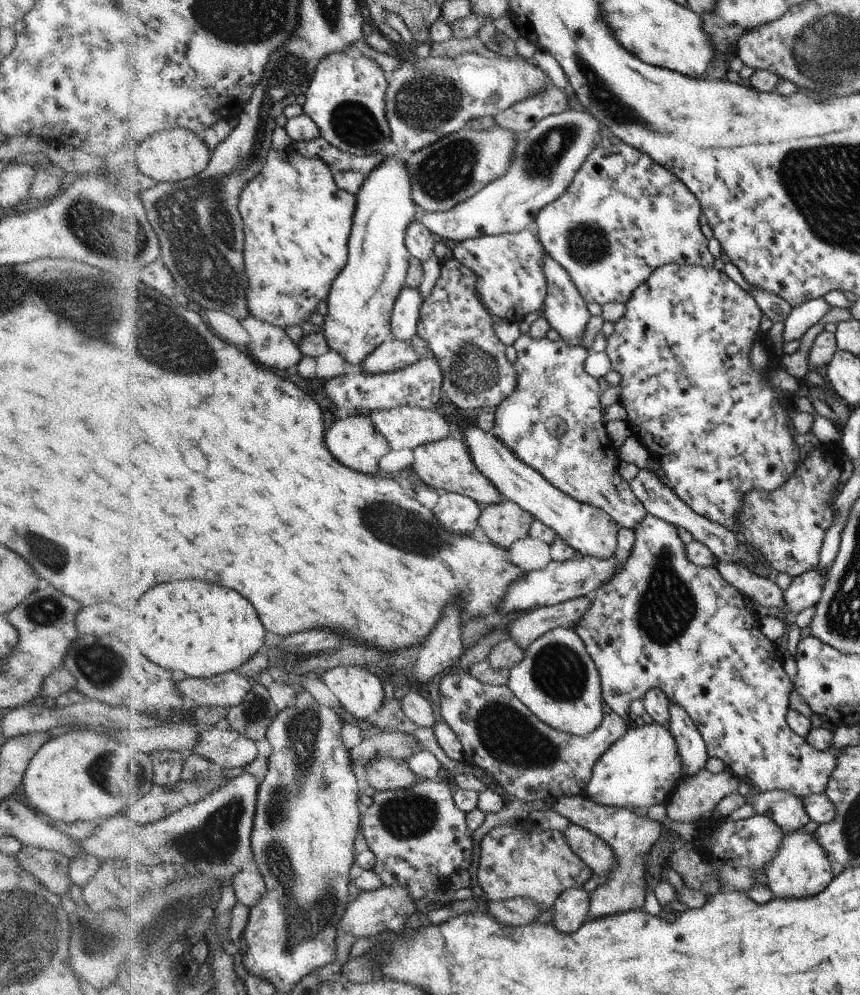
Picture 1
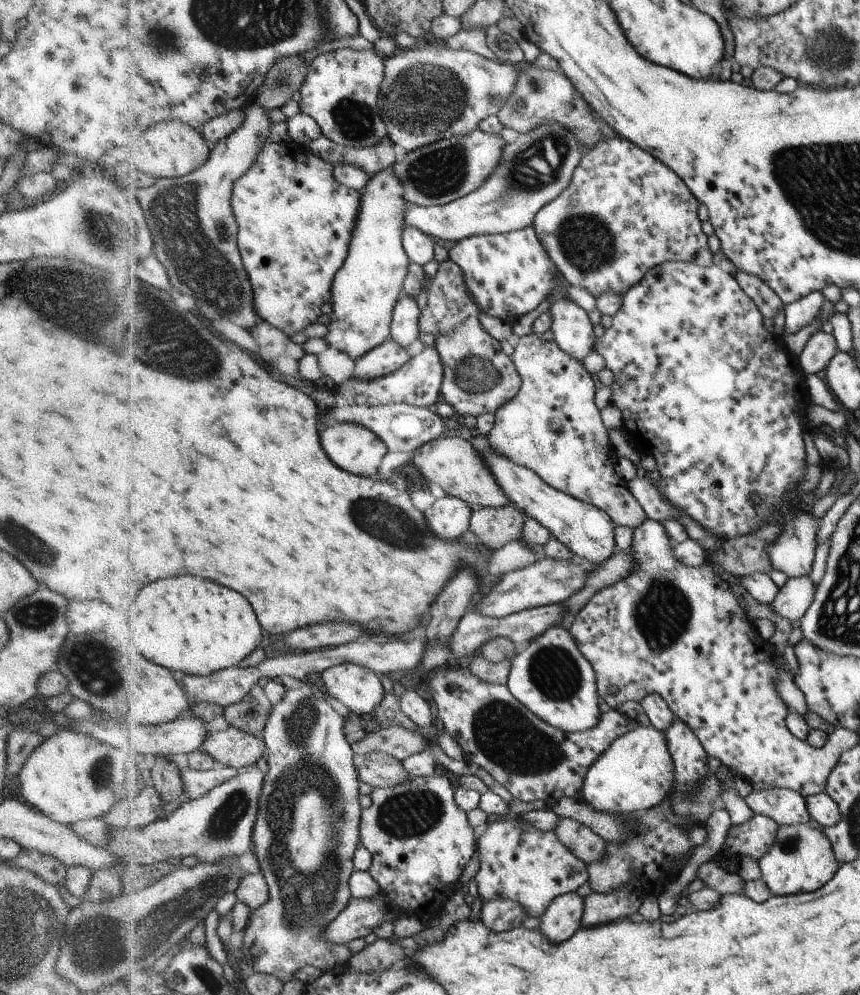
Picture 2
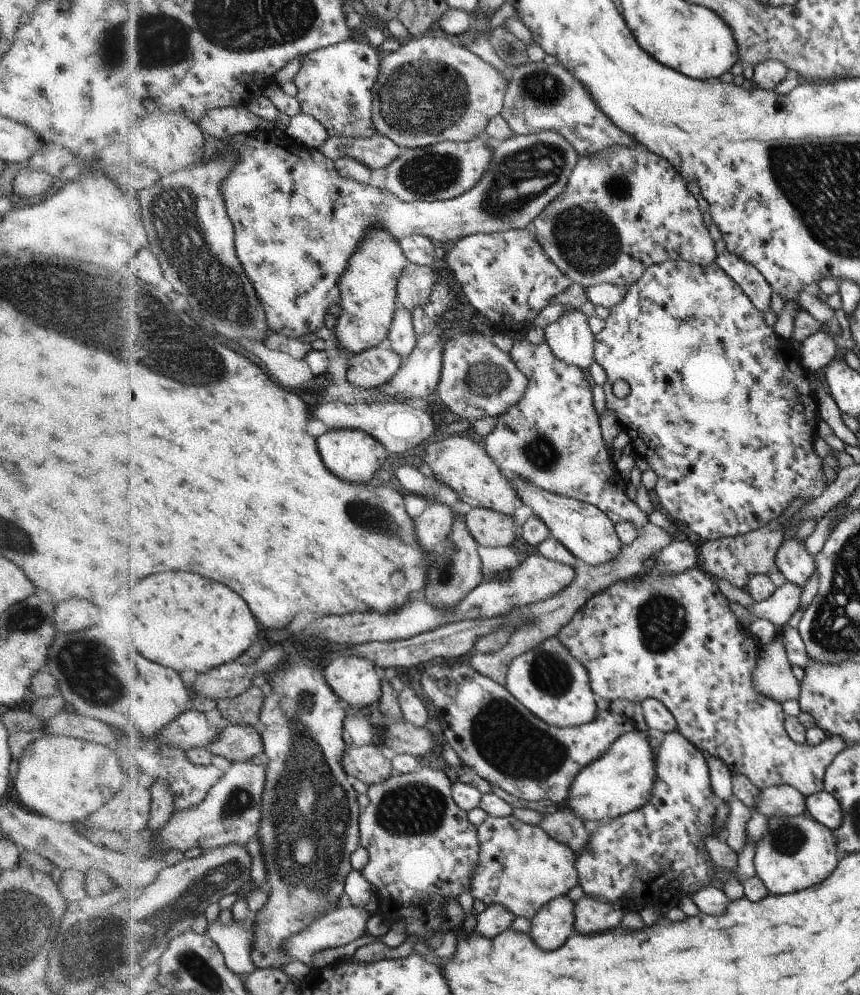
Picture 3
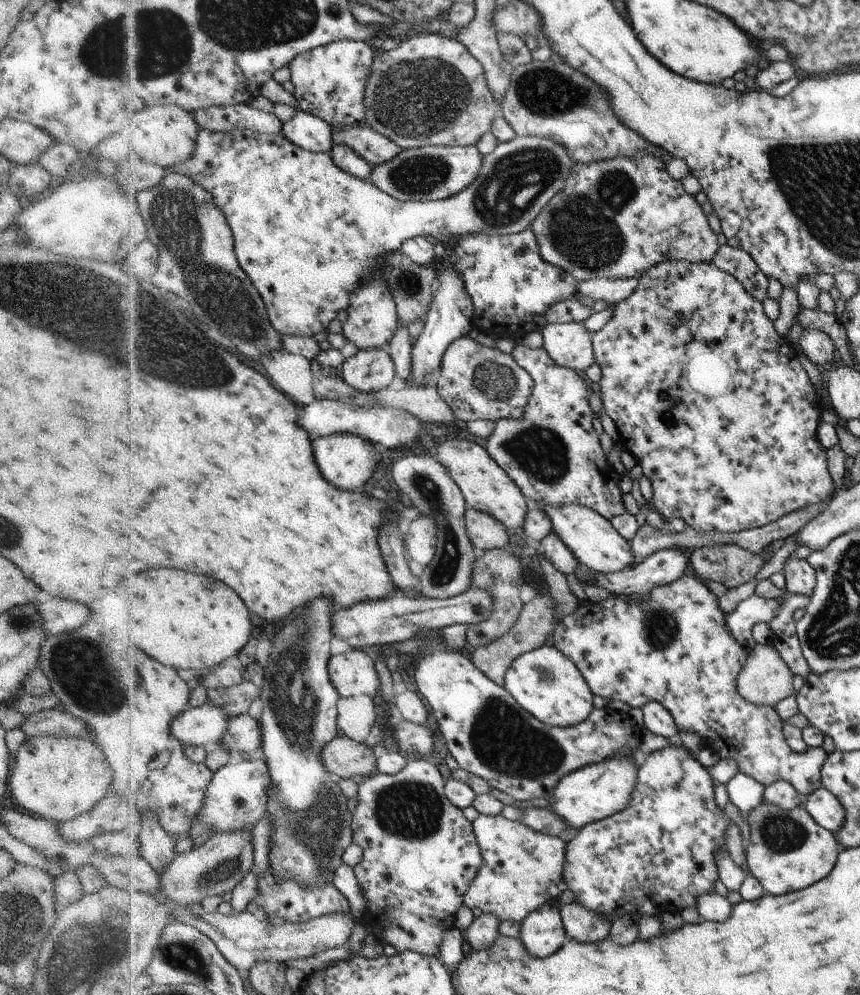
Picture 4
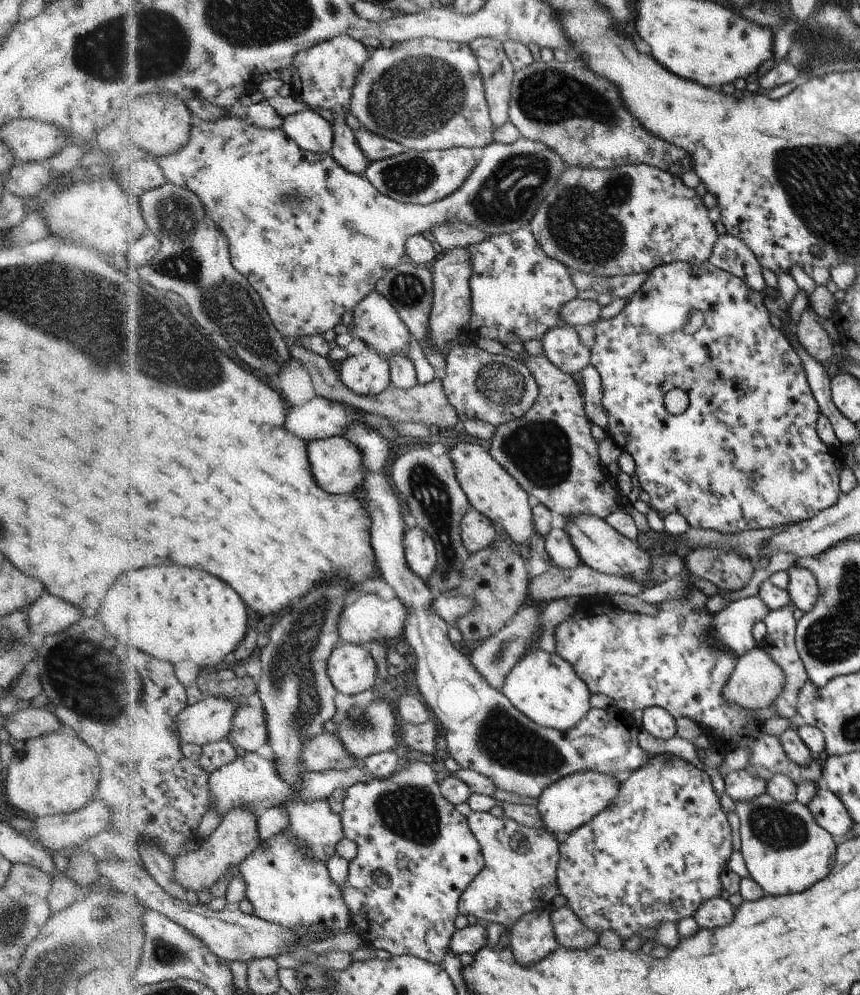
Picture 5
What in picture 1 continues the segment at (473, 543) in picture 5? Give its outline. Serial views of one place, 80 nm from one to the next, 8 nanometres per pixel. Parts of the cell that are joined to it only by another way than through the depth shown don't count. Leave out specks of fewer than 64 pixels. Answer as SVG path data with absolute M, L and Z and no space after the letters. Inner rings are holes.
M504 499L500 504L482 507L478 525L493 544L508 549L510 544L529 537L530 528L535 520L532 513Z

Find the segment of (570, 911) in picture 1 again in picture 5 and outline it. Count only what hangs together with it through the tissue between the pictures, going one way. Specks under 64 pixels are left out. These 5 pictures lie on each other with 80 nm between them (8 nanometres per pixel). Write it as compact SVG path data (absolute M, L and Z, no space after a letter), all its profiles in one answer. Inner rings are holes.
M550 910L524 914L510 932L509 947L522 966L537 963L546 956L552 955L559 946Z

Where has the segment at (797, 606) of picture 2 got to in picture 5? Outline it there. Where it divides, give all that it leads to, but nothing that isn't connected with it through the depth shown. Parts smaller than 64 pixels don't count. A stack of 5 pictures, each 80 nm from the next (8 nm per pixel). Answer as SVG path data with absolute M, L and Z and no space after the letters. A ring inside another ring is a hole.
M758 595L732 601L724 610L712 614L715 622L711 625L711 635L717 645L724 647L727 651L732 651L740 658L756 646L754 637L752 637L752 626L760 620L763 621L768 612L768 605Z

